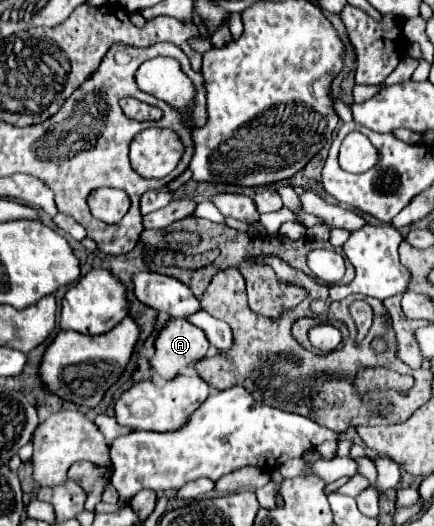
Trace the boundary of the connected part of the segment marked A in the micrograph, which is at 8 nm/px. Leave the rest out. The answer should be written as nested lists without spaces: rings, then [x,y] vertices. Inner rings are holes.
[[[171,320],[155,340],[155,356],[151,366],[165,380],[173,380],[183,368],[205,358],[209,340],[205,332],[187,320]]]

